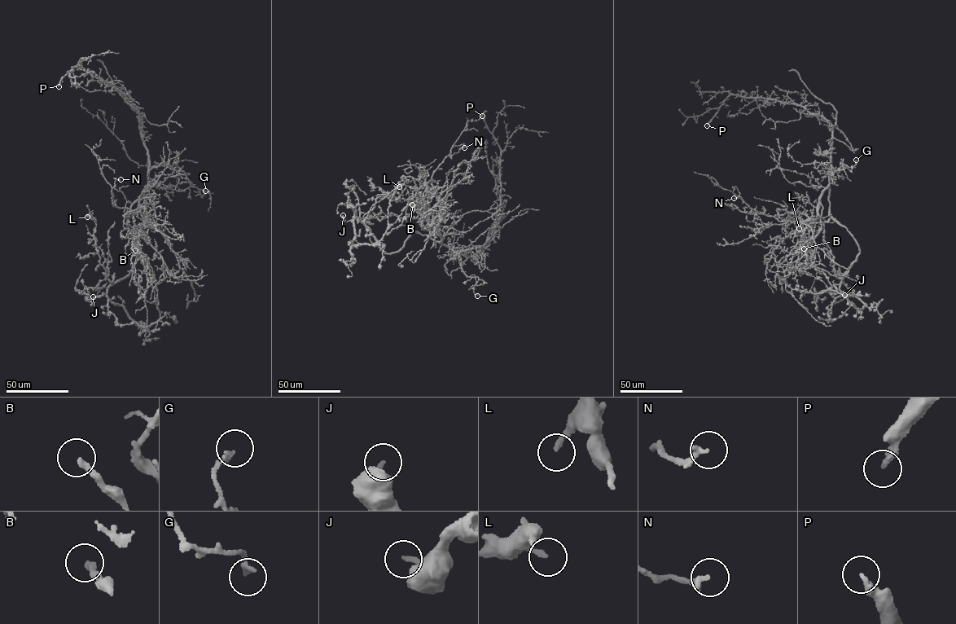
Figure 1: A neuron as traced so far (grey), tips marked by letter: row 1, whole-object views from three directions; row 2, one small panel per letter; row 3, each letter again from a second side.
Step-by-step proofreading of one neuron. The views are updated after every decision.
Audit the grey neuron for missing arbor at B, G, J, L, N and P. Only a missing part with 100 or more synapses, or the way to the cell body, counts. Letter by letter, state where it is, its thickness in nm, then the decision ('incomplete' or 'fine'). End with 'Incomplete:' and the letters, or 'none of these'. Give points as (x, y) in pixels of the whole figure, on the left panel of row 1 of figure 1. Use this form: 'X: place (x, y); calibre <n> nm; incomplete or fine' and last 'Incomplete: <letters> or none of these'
B: place (135, 250); calibre 240 nm; fine
G: place (205, 191); calibre 200 nm; fine
J: place (93, 296); calibre 220 nm; fine
L: place (87, 217); calibre 190 nm; fine
N: place (120, 179); calibre 200 nm; fine
P: place (59, 86); calibre 240 nm; incomplete
Incomplete: P

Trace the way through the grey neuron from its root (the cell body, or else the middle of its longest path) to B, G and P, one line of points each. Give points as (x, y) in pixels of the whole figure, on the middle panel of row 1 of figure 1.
B: (455, 250), (441, 243), (440, 235), (429, 226), (425, 213), (419, 205), (414, 207), (411, 215), (412, 204)
G: (455, 250), (451, 249), (458, 257), (463, 272), (468, 276), (478, 277), (473, 288), (477, 296)
P: (455, 250), (469, 257), (480, 249), (494, 231), (500, 206), (500, 147), (482, 116)

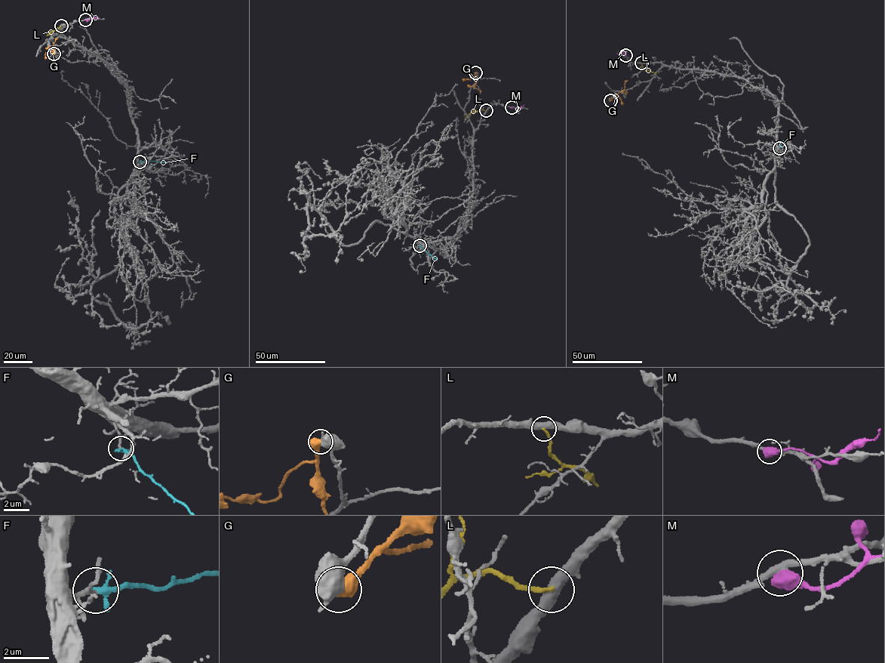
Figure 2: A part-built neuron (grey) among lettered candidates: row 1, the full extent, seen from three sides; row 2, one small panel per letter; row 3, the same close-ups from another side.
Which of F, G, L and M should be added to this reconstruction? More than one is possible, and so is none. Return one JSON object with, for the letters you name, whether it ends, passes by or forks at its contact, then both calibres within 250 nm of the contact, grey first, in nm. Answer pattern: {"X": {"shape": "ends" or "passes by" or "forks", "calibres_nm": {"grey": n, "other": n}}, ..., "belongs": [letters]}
{"F": {"shape": "ends", "calibres_nm": {"grey": 140, "other": 340}}, "belongs": ["F"]}

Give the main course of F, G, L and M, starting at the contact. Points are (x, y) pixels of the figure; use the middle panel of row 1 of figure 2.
F: (419, 245), (437, 260)
G: (475, 72), (474, 87), (480, 93)
L: (486, 111), (471, 112), (465, 119)
M: (511, 107), (519, 109), (523, 104)

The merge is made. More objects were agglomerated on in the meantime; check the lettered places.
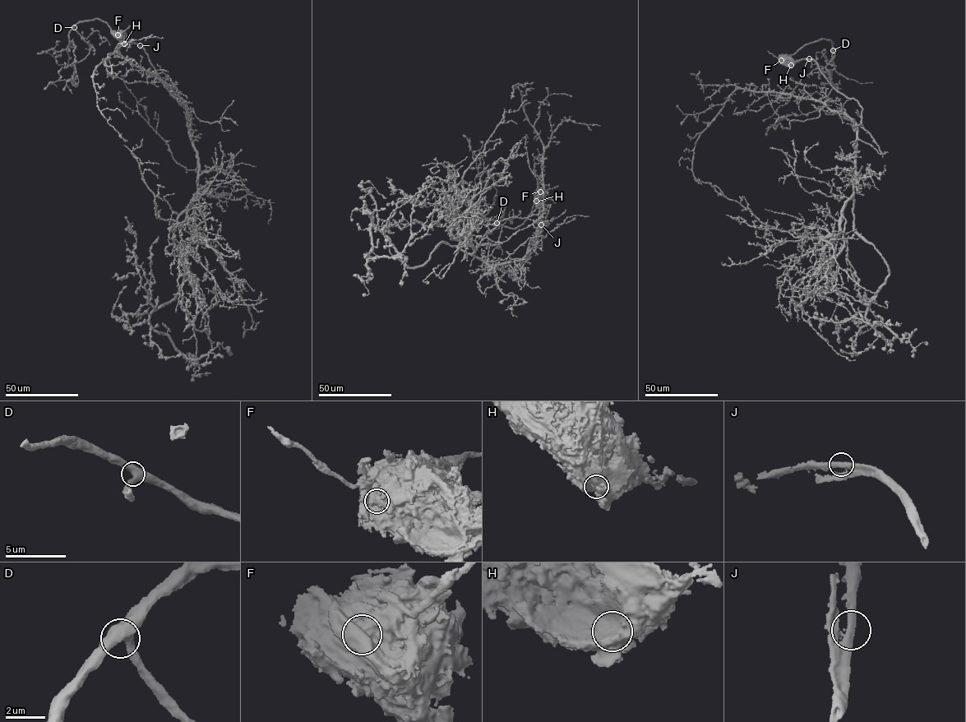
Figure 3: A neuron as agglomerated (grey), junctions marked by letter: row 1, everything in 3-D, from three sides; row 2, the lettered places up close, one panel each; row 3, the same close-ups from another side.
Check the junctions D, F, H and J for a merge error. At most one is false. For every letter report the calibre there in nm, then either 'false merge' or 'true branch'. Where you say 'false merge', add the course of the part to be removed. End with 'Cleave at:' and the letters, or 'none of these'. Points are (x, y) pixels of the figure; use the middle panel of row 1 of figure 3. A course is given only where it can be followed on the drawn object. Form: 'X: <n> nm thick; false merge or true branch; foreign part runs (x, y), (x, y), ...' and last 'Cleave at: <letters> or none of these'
D: 550 nm thick; true branch
F: 1250 nm thick; false merge; foreign part runs (540, 192), (517, 228), (496, 225), (499, 219), (476, 217), (469, 203), (478, 169), (463, 135)
H: 1200 nm thick; true branch
J: 400 nm thick; true branch
Cleave at: F

